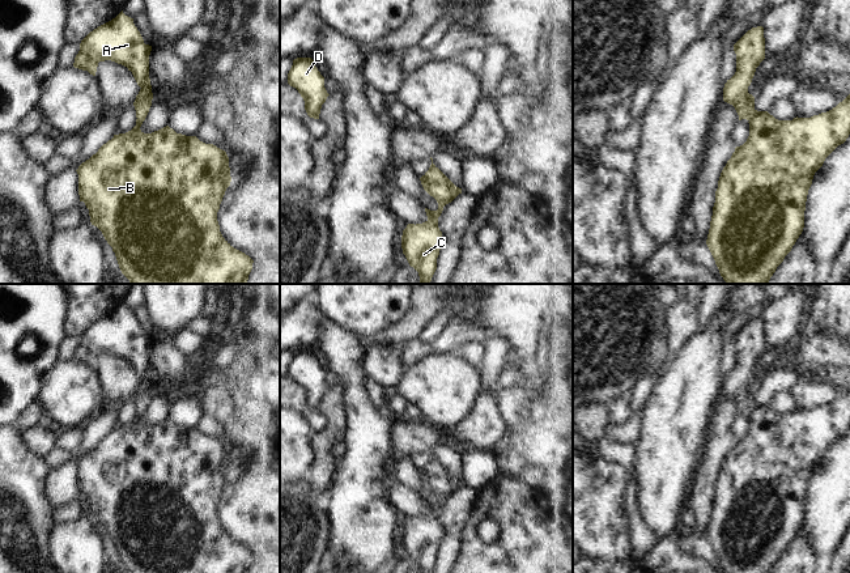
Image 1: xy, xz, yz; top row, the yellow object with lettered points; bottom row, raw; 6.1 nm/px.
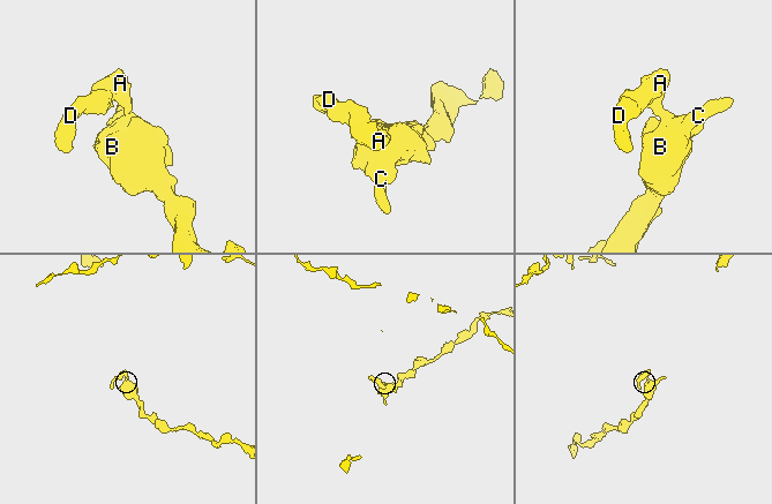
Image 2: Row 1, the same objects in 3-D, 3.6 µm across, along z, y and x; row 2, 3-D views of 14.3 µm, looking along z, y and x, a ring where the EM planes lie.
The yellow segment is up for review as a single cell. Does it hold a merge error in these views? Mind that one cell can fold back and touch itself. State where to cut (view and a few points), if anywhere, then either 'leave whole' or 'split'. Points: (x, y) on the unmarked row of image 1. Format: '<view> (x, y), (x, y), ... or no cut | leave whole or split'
no cut | leave whole

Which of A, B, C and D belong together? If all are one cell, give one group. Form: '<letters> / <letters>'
A B C D

